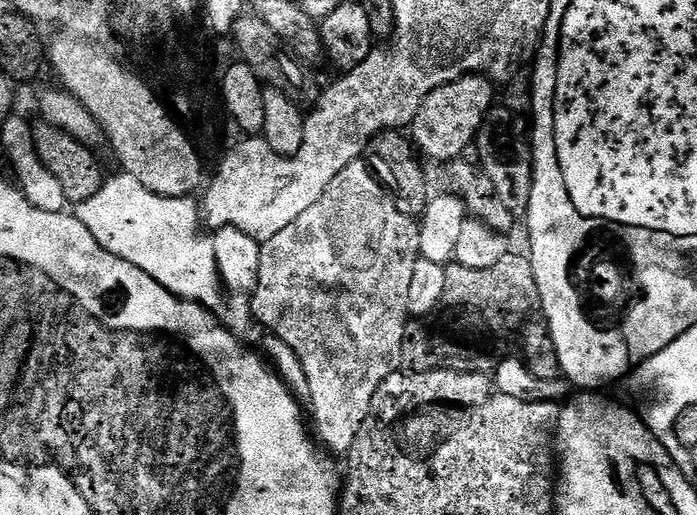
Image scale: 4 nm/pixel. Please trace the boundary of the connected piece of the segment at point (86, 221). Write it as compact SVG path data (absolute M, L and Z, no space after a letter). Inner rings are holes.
M121 171L119 175L109 175L98 194L94 194L94 198L86 198L86 202L75 205L74 215L110 254L138 266L138 270L150 274L154 282L173 292L179 299L191 300L213 314L219 313L219 308L224 304L225 293L222 291L220 271L214 254L213 237L200 233L202 212L197 201L195 204L192 198L158 196L129 172Z

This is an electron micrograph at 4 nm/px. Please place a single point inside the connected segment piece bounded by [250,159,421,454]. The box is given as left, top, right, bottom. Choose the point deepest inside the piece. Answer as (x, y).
(341, 303)

